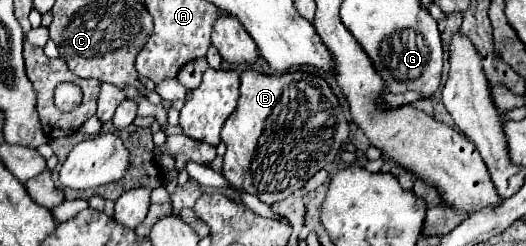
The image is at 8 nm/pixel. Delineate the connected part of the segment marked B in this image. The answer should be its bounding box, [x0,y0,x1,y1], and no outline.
[222,68,348,204]

